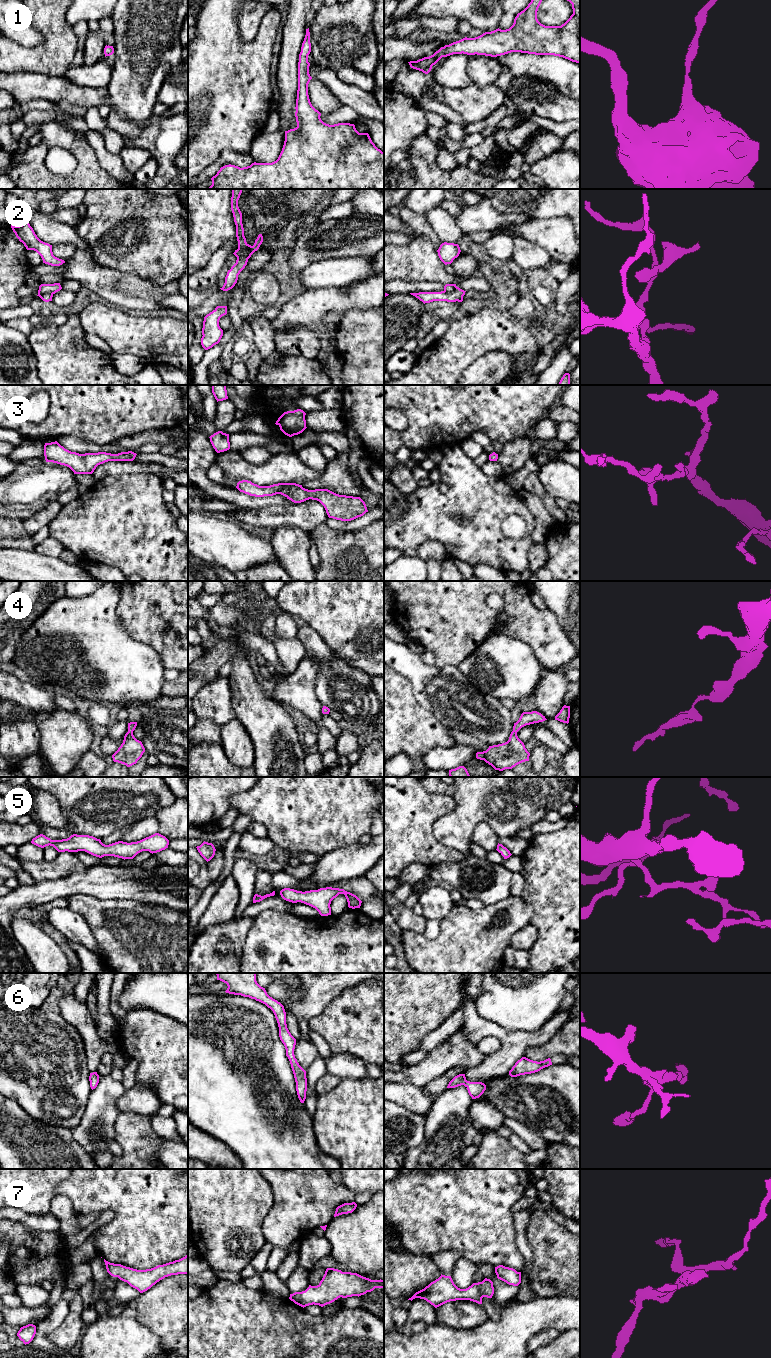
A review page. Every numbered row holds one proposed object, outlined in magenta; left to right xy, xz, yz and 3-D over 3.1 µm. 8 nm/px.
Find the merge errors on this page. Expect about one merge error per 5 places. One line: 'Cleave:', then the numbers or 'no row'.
Cleave: 2

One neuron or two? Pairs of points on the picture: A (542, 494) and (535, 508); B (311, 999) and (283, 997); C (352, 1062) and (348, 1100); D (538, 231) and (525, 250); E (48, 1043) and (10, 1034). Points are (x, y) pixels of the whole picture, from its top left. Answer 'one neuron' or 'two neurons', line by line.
A: two neurons
B: one neuron
C: two neurons
D: two neurons
E: one neuron

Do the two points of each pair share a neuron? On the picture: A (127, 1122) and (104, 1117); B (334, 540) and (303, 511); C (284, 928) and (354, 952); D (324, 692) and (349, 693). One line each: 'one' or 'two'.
A: two
B: two
C: one
D: one

